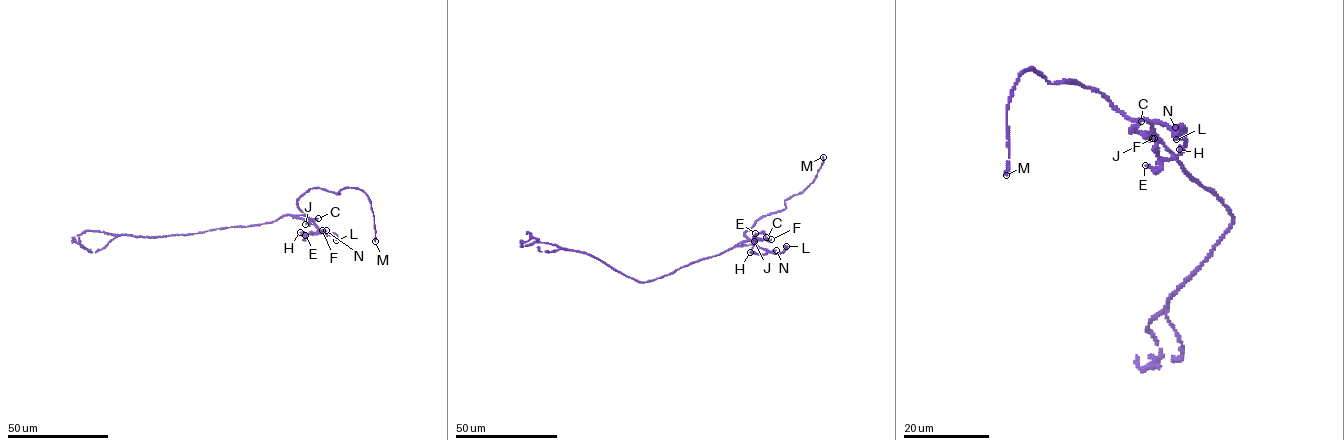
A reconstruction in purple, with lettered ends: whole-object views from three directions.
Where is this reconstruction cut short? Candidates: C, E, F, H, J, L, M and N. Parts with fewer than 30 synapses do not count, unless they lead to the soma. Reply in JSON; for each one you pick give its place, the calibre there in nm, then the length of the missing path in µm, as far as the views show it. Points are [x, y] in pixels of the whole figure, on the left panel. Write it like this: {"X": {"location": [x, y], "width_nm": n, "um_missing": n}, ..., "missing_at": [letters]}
{"missing_at": []}

